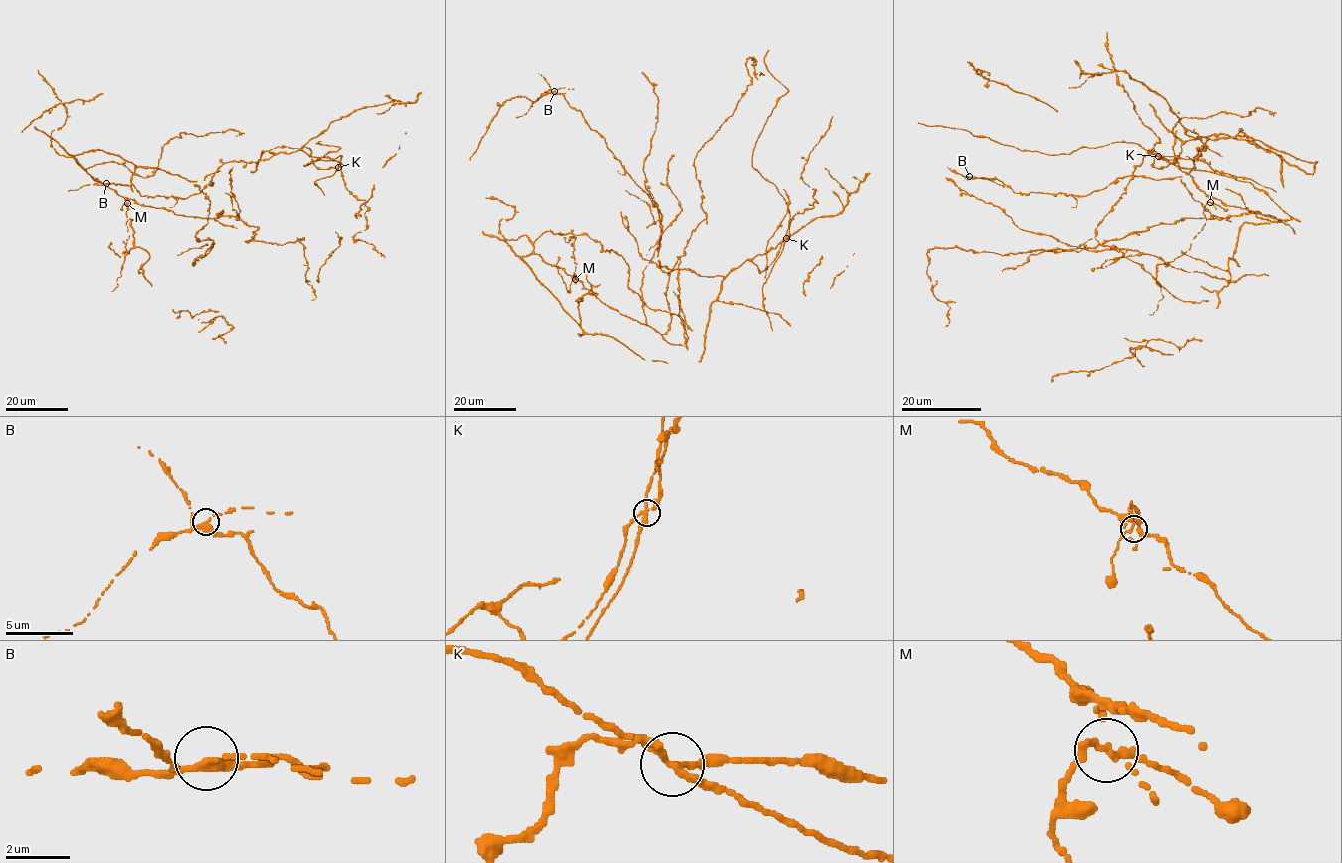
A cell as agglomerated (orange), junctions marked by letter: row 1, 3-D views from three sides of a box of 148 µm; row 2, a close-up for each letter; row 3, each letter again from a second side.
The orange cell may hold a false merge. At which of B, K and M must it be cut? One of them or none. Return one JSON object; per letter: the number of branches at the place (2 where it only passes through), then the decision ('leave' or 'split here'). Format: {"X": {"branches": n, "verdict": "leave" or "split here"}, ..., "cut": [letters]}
{"B": {"branches": 4, "verdict": "leave"}, "K": {"branches": 4, "verdict": "split here"}, "M": {"branches": 4, "verdict": "leave"}, "cut": ["K"]}

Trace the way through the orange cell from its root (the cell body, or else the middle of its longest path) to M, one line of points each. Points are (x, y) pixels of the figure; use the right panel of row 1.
M: (1293, 230), (1281, 221), (1257, 217), (1248, 208), (1224, 205), (1219, 199), (1208, 196), (1210, 202)

